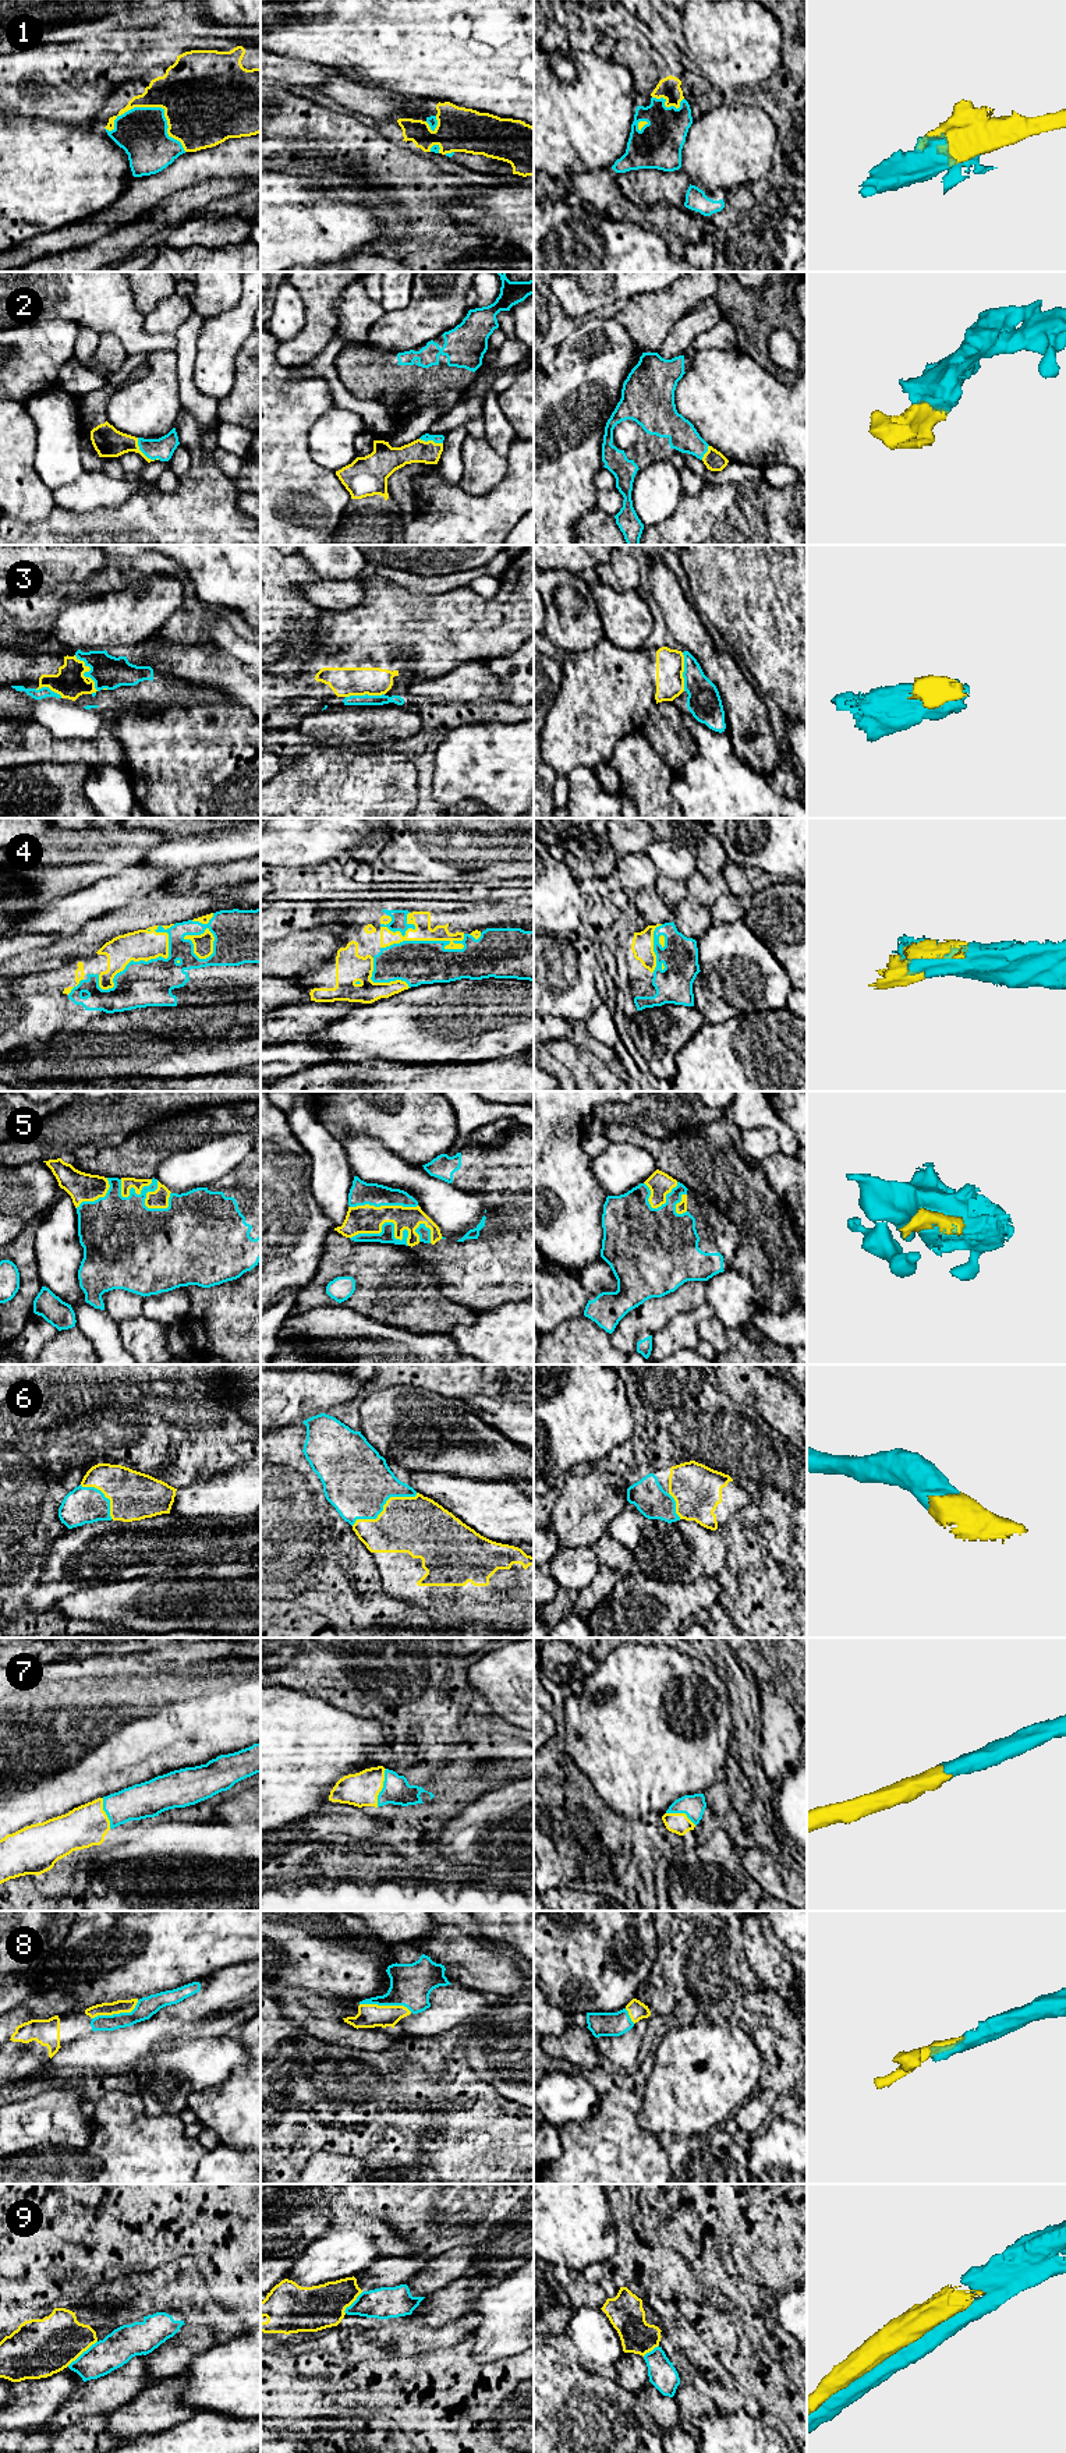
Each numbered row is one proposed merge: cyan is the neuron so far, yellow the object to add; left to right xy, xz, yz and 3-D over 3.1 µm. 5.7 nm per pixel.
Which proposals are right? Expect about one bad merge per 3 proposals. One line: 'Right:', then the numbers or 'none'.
Right: 1, 2, 4, 5, 6, 7, 8

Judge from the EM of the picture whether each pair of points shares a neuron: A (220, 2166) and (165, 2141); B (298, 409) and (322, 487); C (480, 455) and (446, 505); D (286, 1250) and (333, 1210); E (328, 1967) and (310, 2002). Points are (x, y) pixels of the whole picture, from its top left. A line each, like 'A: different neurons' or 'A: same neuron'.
A: different neurons
B: same neuron
C: different neurons
D: different neurons
E: different neurons

